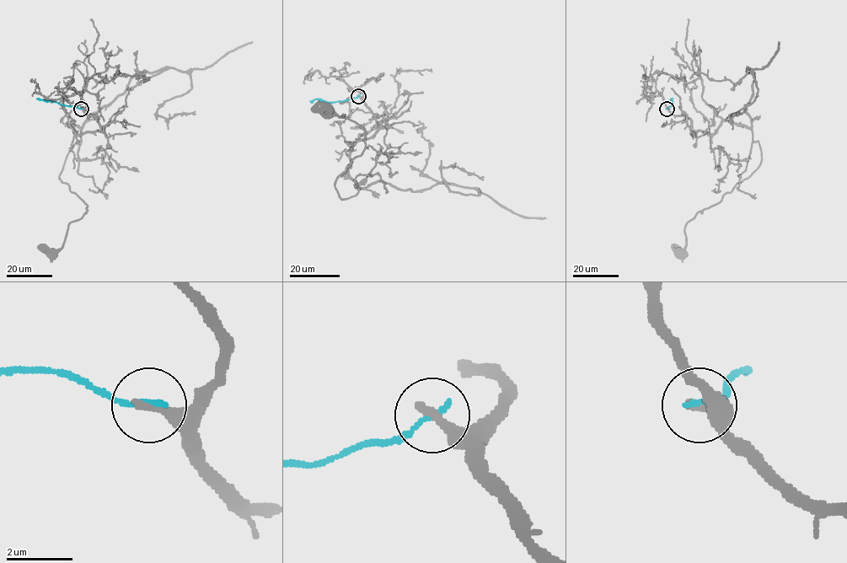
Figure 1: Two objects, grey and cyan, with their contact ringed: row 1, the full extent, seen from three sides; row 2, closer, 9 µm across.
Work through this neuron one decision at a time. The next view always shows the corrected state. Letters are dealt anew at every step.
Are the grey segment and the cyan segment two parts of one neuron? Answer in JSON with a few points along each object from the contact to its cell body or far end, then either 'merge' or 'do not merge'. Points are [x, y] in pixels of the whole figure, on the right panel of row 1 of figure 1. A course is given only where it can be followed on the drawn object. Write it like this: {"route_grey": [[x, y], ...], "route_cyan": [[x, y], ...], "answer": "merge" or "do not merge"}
{"route_grey": [[667, 108], [708, 135], [726, 120], [745, 125], [761, 152], [759, 166], [748, 177], [686, 224], [682, 254]], "route_cyan": [[667, 108], [672, 104], [671, 98]], "answer": "do not merge"}

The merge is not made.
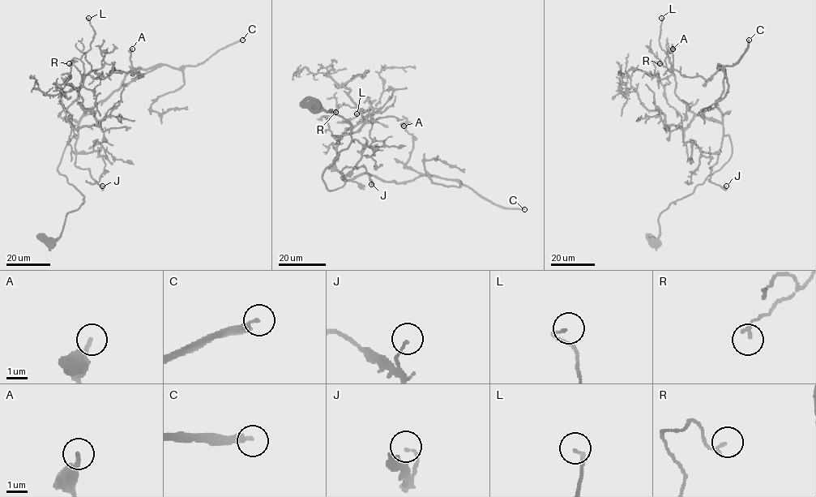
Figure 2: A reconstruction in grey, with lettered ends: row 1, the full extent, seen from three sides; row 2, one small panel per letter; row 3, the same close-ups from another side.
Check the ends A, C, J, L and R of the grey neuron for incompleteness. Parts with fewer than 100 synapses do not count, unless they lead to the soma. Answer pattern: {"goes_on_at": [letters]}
{"goes_on_at": ["C"]}

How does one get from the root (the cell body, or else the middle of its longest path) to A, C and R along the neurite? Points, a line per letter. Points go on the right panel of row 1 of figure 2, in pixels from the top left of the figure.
A: (655, 242), (659, 215), (732, 153), (715, 105), (724, 70), (682, 76), (672, 49)
C: (655, 242), (659, 215), (731, 156), (715, 105), (724, 76), (718, 67), (736, 63), (749, 40)
R: (655, 242), (659, 215), (732, 153), (720, 123), (696, 115), (682, 127), (654, 74), (653, 62), (660, 63)

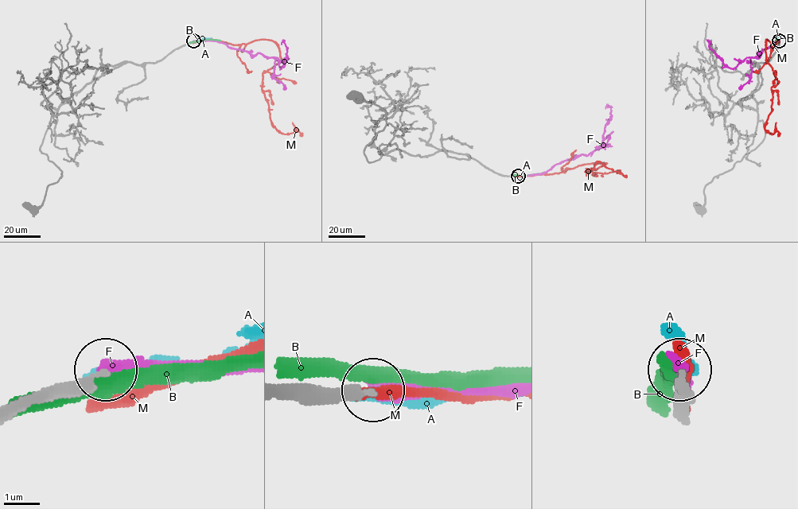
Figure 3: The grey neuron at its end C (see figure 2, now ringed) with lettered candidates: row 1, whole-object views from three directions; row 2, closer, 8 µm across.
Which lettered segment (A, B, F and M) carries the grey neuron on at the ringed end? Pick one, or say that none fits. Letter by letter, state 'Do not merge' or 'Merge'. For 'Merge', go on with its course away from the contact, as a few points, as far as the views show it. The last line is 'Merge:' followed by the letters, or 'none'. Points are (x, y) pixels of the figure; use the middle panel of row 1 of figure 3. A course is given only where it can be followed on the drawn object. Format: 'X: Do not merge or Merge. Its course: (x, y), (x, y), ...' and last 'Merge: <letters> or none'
A: Do not merge
B: Do not merge
F: Merge. Its course: (518, 176), (543, 173), (557, 164), (593, 152), (601, 143), (605, 127), (611, 115), (611, 106), (605, 108)
M: Do not merge
Merge: F

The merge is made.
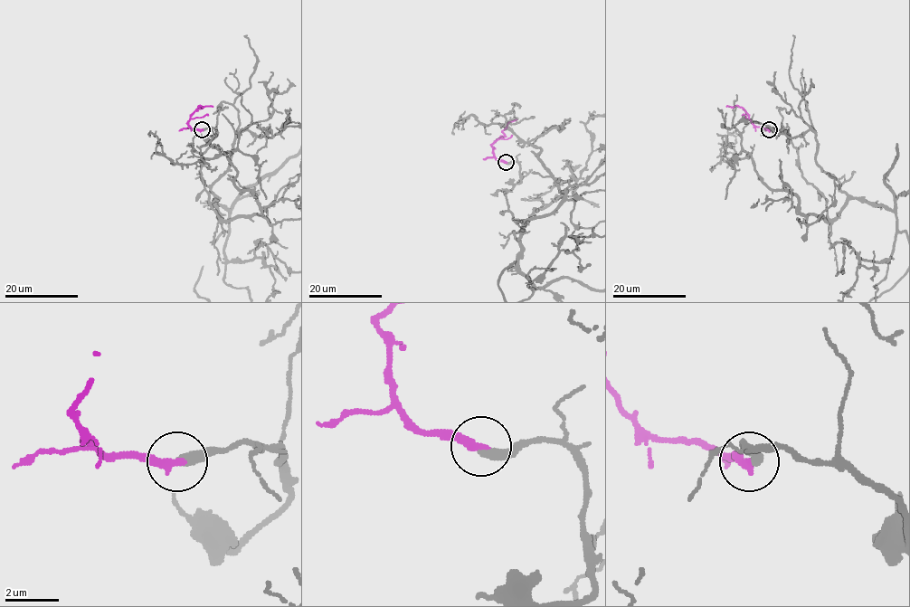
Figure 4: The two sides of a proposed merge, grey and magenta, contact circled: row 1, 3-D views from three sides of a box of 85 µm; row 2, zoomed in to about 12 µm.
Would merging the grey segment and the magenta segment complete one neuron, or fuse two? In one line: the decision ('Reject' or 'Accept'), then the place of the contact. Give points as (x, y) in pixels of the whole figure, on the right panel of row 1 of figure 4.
Accept. Place: (769, 129)

